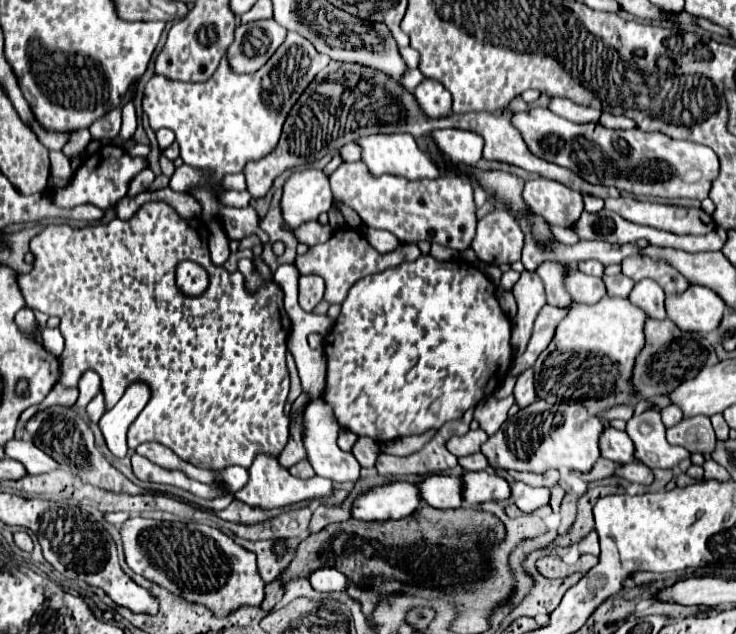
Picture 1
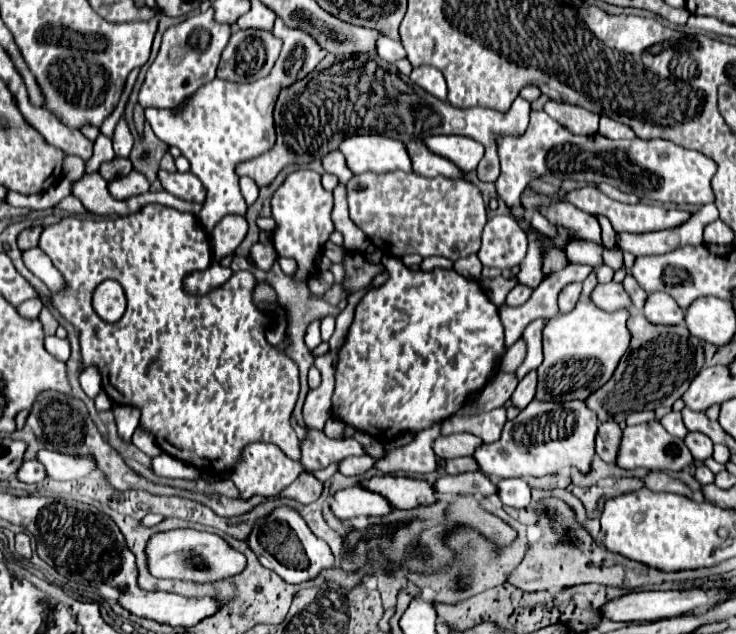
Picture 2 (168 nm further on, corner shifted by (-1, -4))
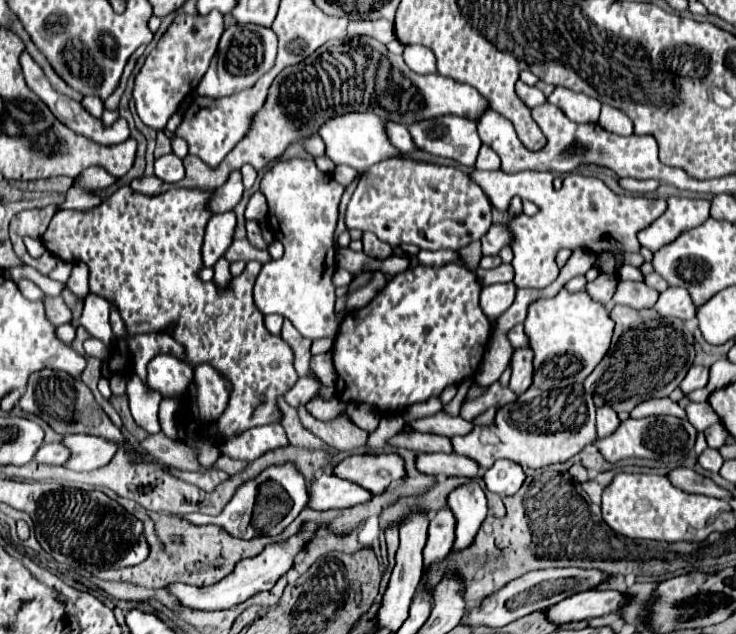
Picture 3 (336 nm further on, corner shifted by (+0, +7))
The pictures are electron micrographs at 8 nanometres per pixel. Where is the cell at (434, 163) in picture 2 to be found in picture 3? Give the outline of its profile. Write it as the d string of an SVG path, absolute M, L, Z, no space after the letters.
M386 123L386 127L390 129L390 141L394 141L394 145L398 145L398 149L402 149L402 153L412 155L418 149L412 135L410 135L410 131L404 125Z

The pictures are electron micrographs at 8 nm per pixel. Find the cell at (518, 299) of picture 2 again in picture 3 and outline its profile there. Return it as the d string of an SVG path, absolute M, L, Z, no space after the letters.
M514 283L488 285L482 289L482 295L480 295L482 311L490 317L490 321L494 321L496 317L500 317L508 309L508 305L514 301L514 297L516 297Z

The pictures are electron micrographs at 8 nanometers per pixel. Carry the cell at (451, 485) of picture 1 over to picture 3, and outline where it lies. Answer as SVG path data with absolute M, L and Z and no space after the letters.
M352 455L334 467L334 475L362 485L374 495L384 493L394 481L406 477L400 455Z

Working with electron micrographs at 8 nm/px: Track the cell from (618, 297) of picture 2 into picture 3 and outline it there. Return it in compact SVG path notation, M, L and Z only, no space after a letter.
M618 281L612 303L614 305L628 305L634 309L652 307L658 299L658 291L650 289L646 283L634 283L634 281Z

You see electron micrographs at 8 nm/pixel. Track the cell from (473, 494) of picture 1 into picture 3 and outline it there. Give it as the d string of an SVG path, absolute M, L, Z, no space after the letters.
M432 453L432 455L418 455L416 467L420 473L426 475L446 475L446 477L468 477L468 479L478 479L480 477L480 467L474 459L462 457L462 455L442 455L442 453Z

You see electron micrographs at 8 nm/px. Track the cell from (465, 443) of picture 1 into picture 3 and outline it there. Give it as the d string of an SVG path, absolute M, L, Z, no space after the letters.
M440 411L432 417L424 417L418 421L410 423L414 427L414 431L422 431L422 433L436 433L436 435L446 435L446 437L454 437L454 435L466 435L474 429L474 425L462 417L450 417L448 413Z

